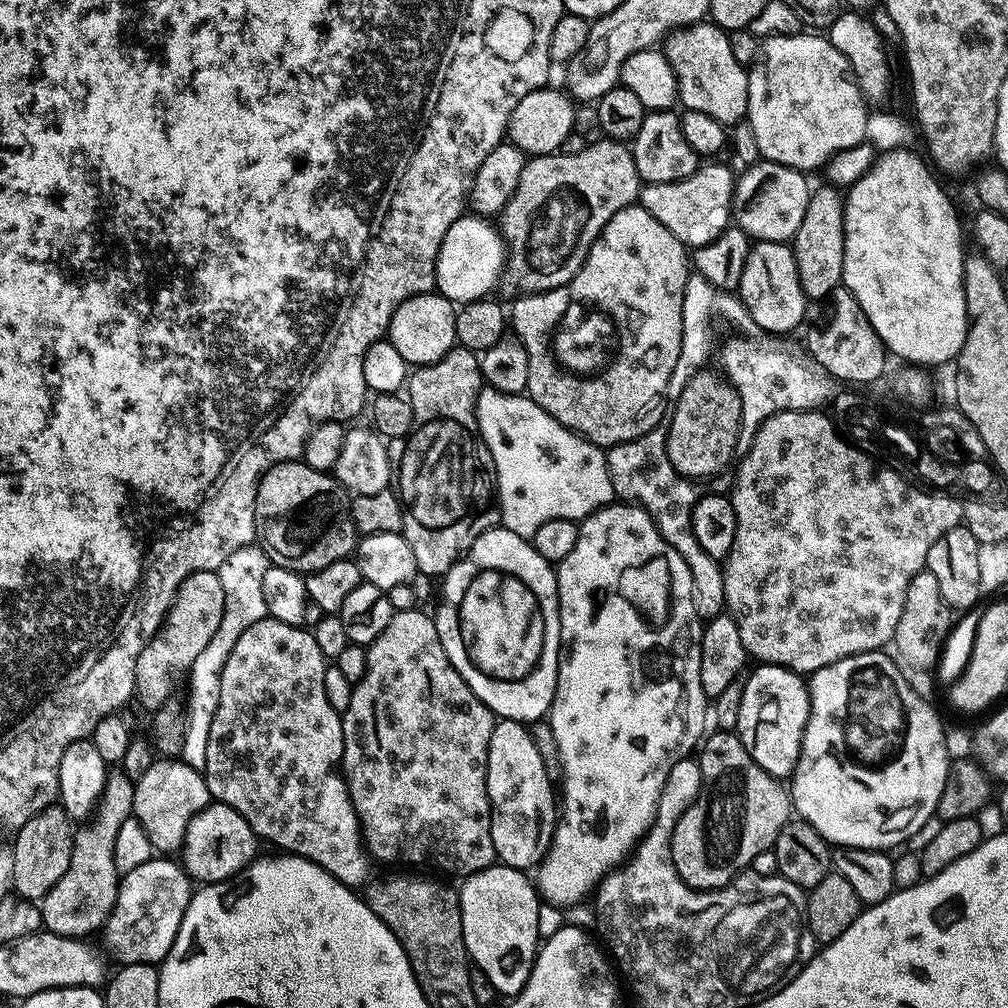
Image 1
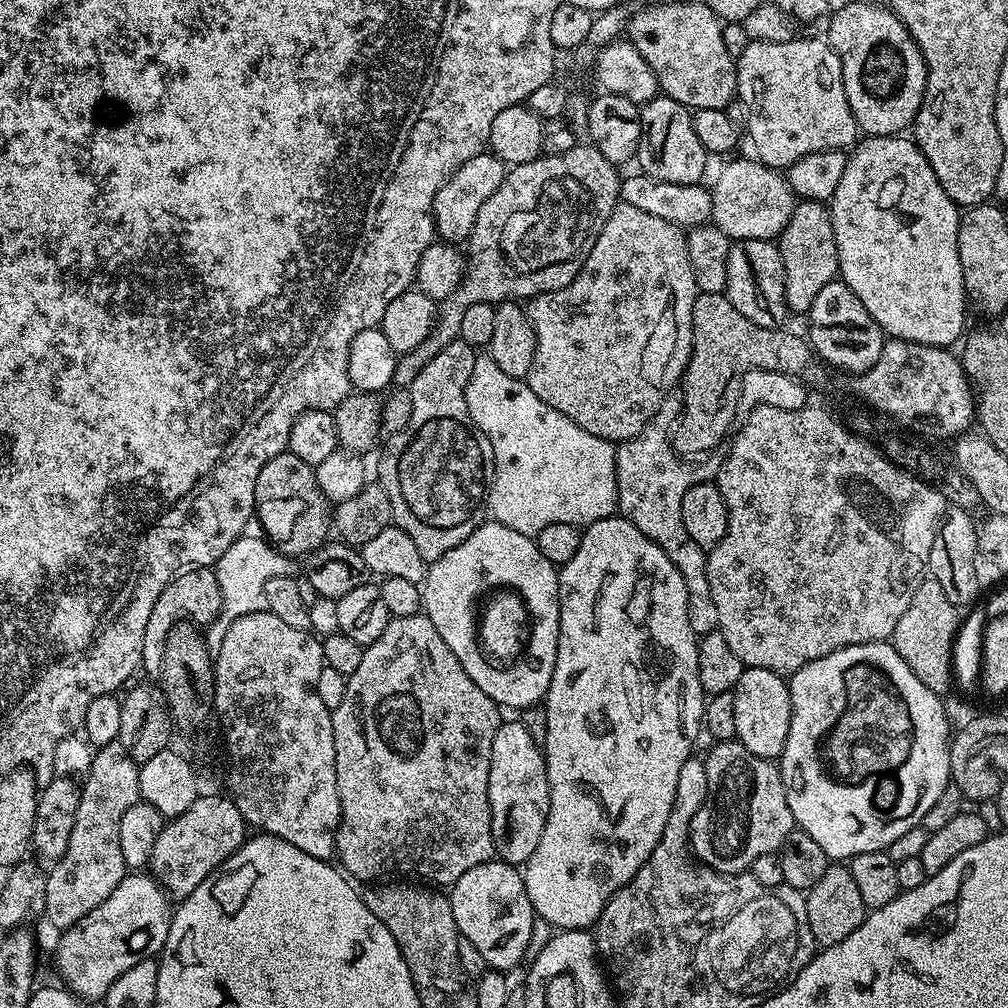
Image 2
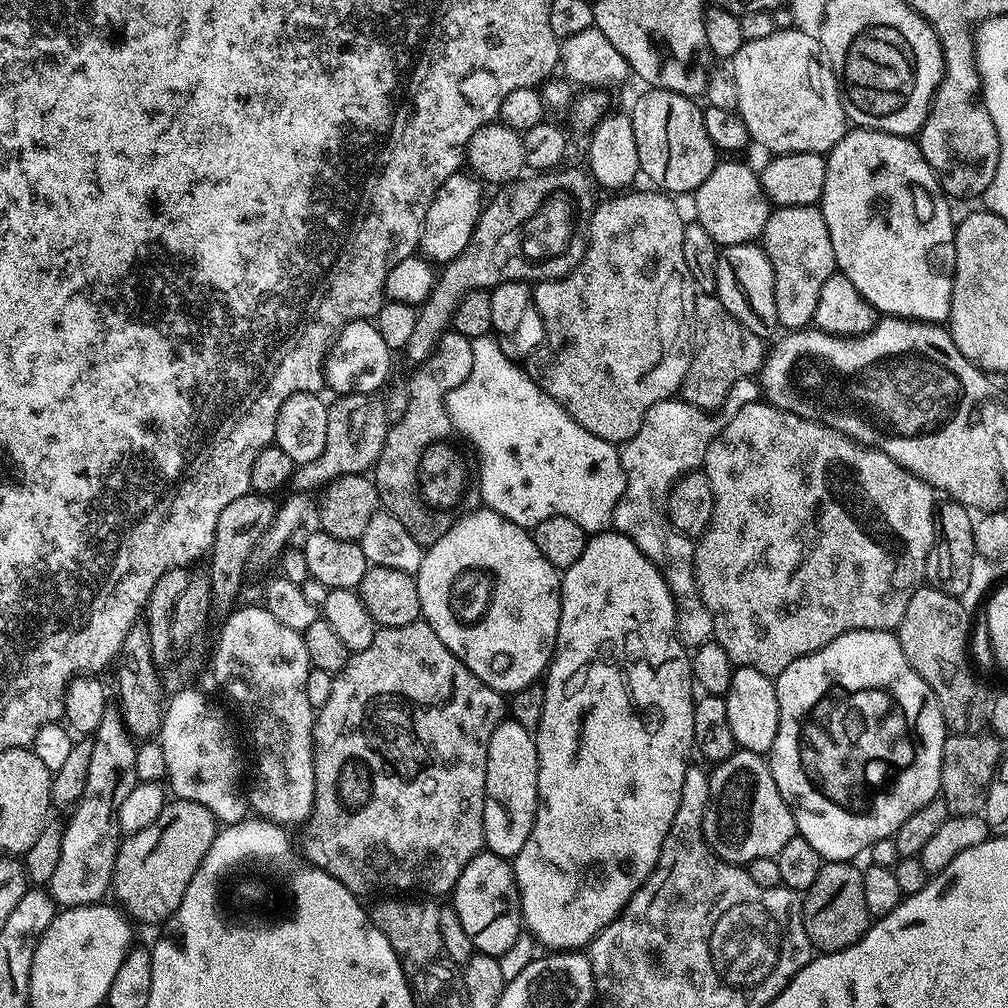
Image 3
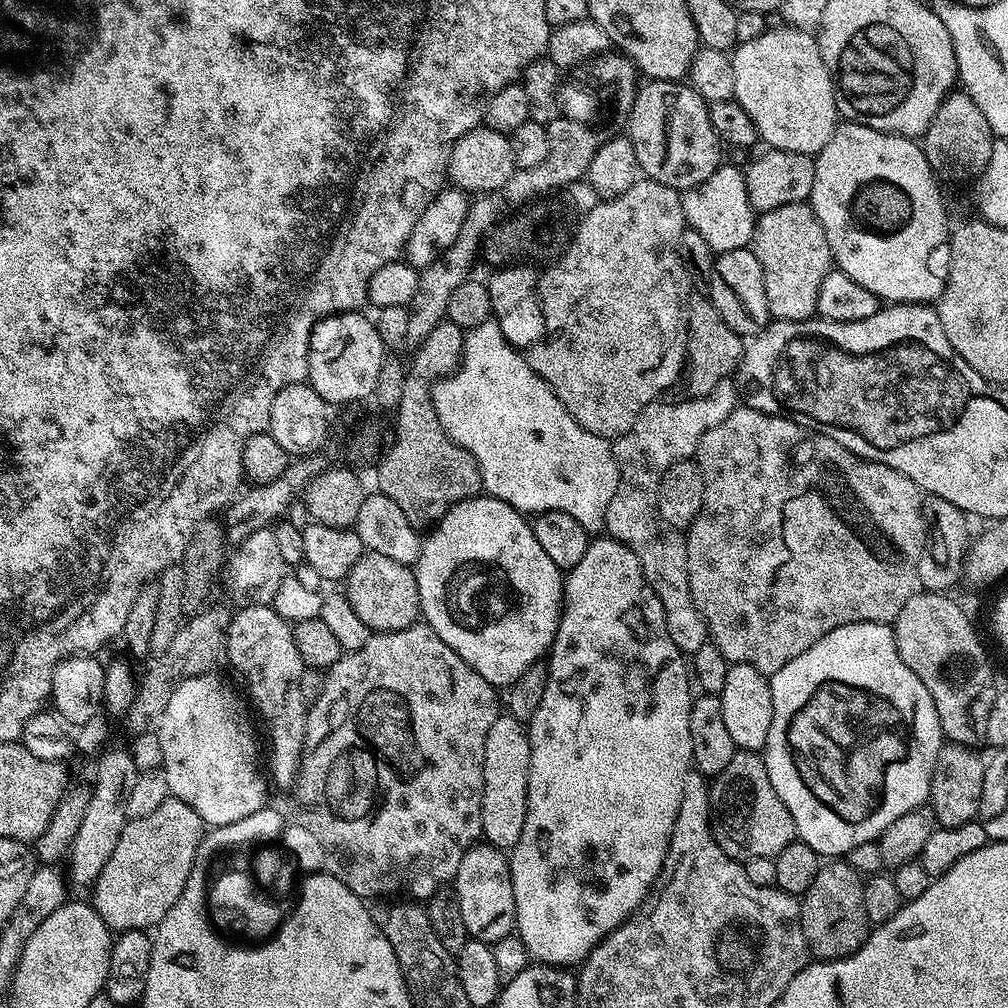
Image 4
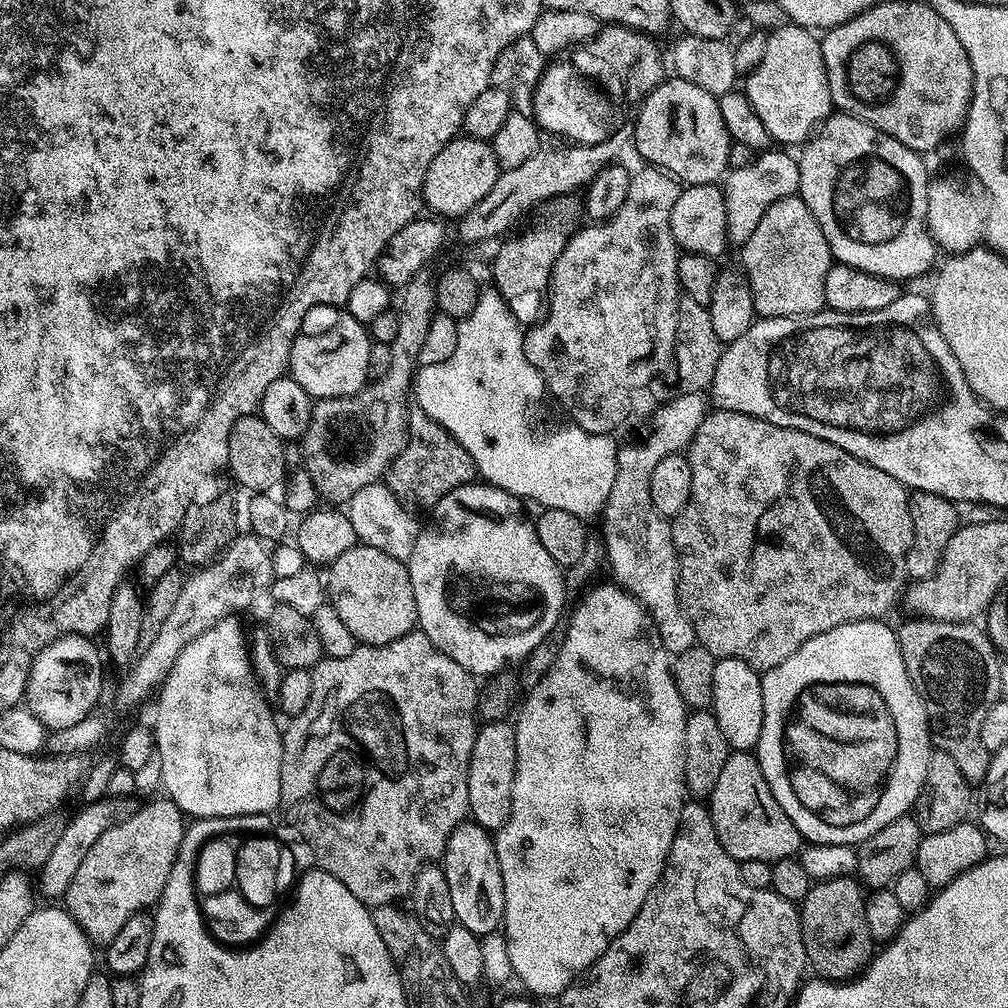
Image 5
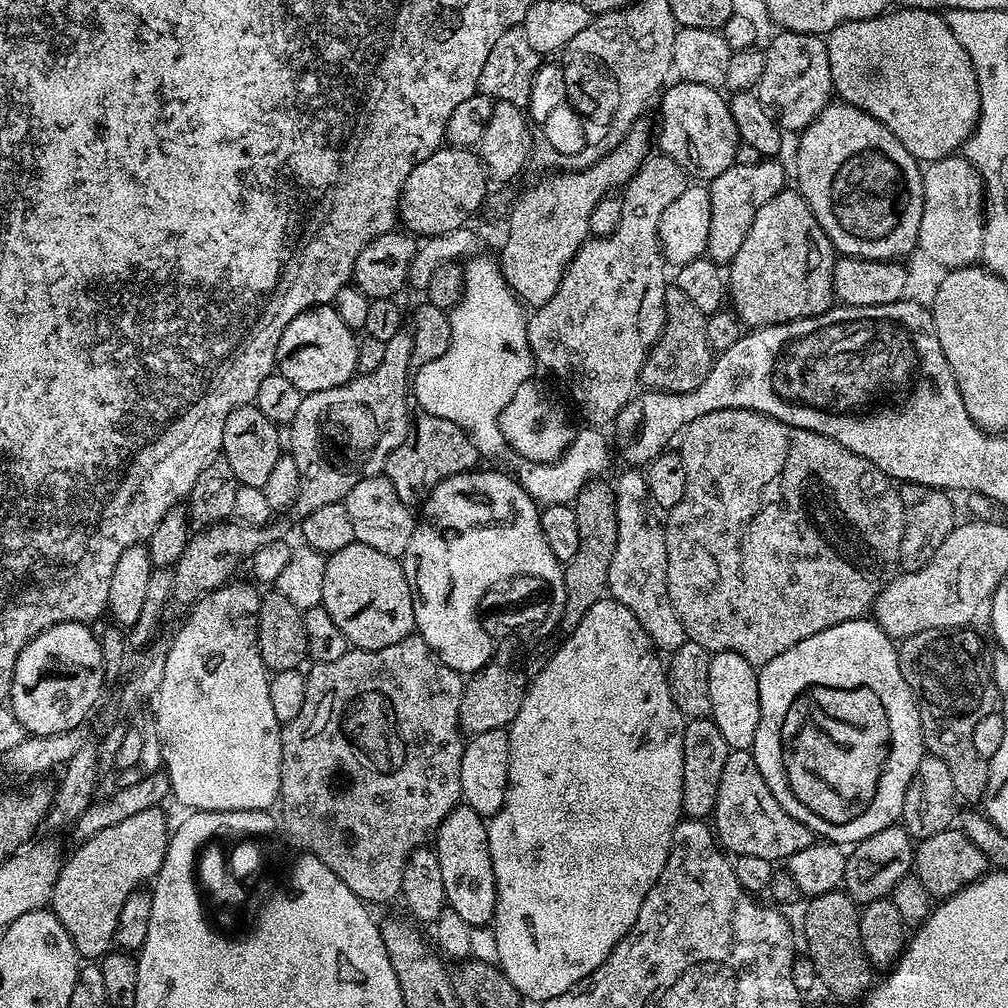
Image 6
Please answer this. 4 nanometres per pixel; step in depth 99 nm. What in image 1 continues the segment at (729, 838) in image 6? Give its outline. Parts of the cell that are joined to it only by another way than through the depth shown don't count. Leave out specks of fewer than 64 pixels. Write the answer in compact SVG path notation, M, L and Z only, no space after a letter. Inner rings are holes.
M716 730L713 733L698 748L698 763L702 774L700 797L688 807L686 814L678 818L678 826L674 826L672 831L672 864L678 870L682 882L701 890L724 888L731 884L751 865L754 858L758 858L758 854L771 849L782 826L788 824L794 812L789 789L785 785L783 788L780 785L783 783L777 777L762 770L762 766L750 758L746 746L742 746L735 732Z

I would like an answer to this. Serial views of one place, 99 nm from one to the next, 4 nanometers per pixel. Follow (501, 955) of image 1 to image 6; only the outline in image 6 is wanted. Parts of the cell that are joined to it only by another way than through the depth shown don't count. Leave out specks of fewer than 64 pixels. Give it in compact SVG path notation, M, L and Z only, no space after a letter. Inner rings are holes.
M463 802L446 814L434 837L434 851L445 883L447 907L473 926L488 926L496 913L496 883L494 866L488 845L488 826L485 817L479 816Z

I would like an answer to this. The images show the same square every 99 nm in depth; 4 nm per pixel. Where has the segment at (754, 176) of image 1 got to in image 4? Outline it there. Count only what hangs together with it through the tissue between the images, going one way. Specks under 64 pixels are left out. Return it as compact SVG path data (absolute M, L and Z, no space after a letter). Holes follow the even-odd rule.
M721 163L714 174L706 178L706 182L687 189L682 199L687 227L698 230L698 234L706 238L713 253L729 252L751 245L758 213L752 207L750 194L746 194L746 182L741 169Z

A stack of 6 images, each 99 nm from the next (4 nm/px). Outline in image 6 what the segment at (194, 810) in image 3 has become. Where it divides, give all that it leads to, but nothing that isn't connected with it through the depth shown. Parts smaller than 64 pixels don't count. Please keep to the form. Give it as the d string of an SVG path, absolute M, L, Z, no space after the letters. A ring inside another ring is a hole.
M159 807L142 810L142 814L130 814L114 826L106 826L94 838L77 843L72 857L61 863L50 911L66 926L66 934L81 957L96 962L108 955L126 898L159 876L170 835L170 824L168 828L168 820L160 811Z

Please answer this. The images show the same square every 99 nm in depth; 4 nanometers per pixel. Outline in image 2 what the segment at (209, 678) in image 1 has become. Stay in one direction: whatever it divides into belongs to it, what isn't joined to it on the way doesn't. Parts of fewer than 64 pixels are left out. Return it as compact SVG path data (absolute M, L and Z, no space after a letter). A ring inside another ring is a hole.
M263 535L239 536L230 546L230 550L226 550L226 554L222 554L222 558L218 558L214 565L220 611L210 625L210 631L213 632L213 636L210 636L211 643L219 646L228 627L238 618L255 612L267 612L266 582L270 582L270 578L289 575L293 571L292 564L293 561Z

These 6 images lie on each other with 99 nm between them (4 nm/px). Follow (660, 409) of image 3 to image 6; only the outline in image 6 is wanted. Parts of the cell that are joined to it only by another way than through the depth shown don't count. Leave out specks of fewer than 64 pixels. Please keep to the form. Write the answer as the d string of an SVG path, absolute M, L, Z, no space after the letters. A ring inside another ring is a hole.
M628 470L614 484L616 498L616 522L618 540L614 546L614 558L610 558L610 578L608 590L611 599L626 606L646 630L646 634L657 649L671 654L686 639L684 627L668 597L666 582L666 542L661 525L648 521L648 512L644 509L648 500L648 482L645 473L640 470Z

